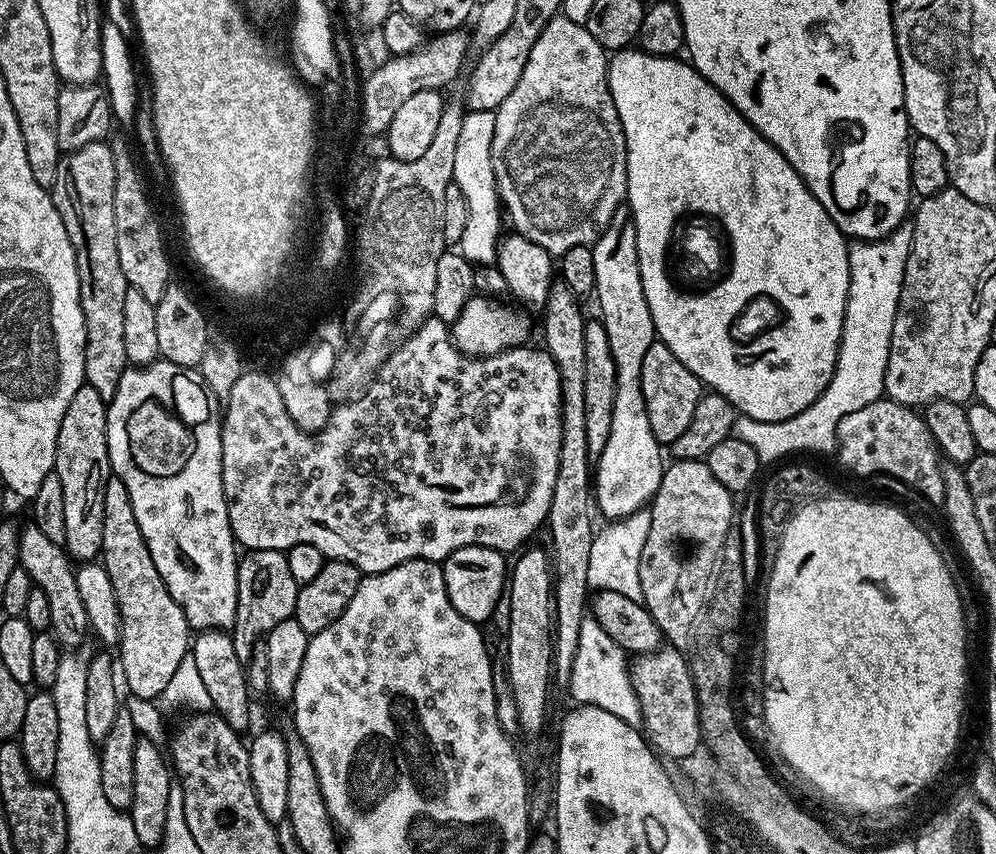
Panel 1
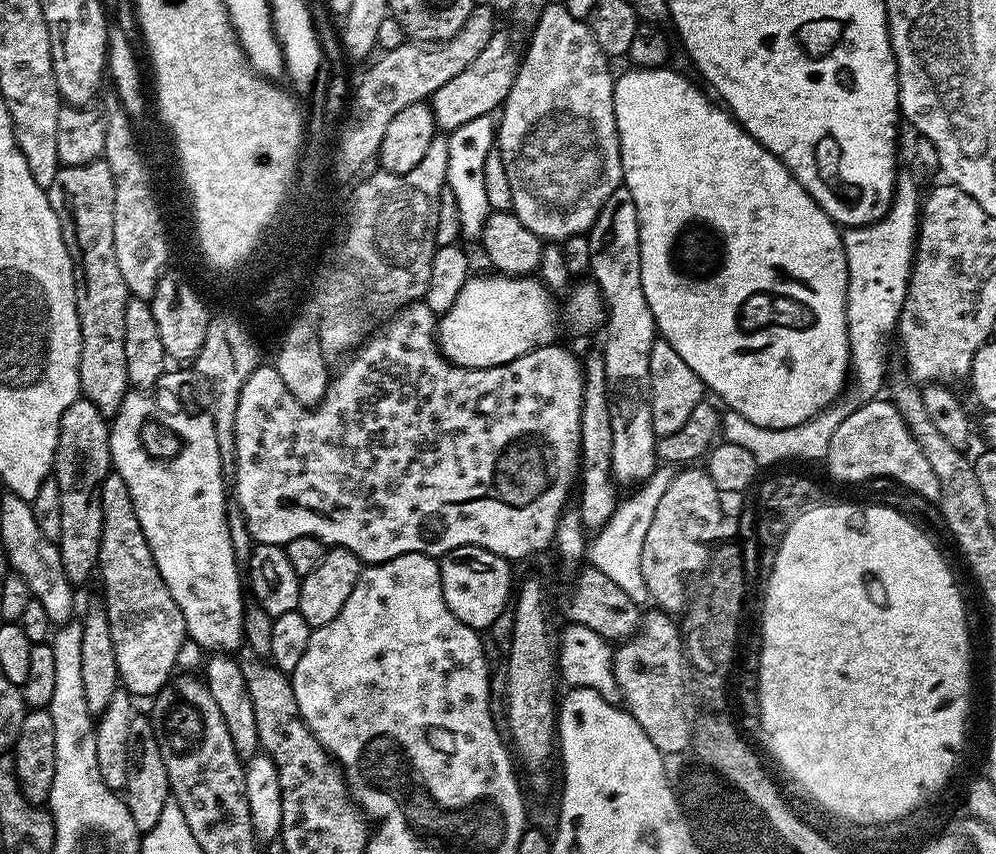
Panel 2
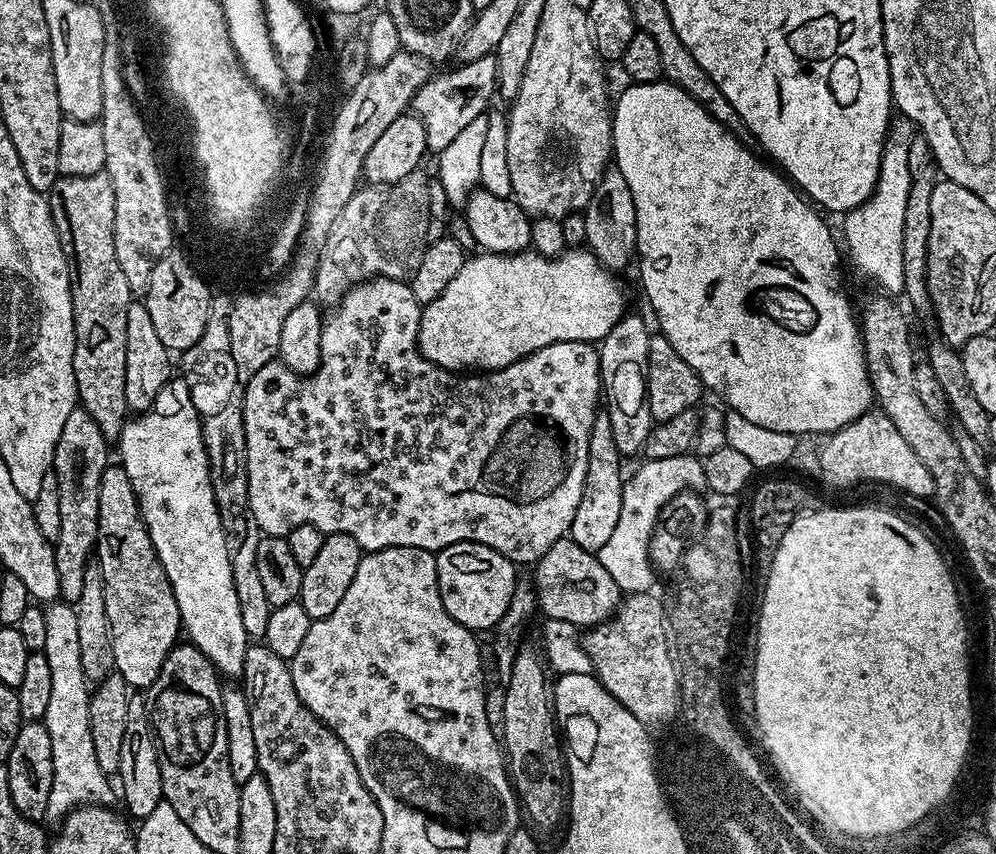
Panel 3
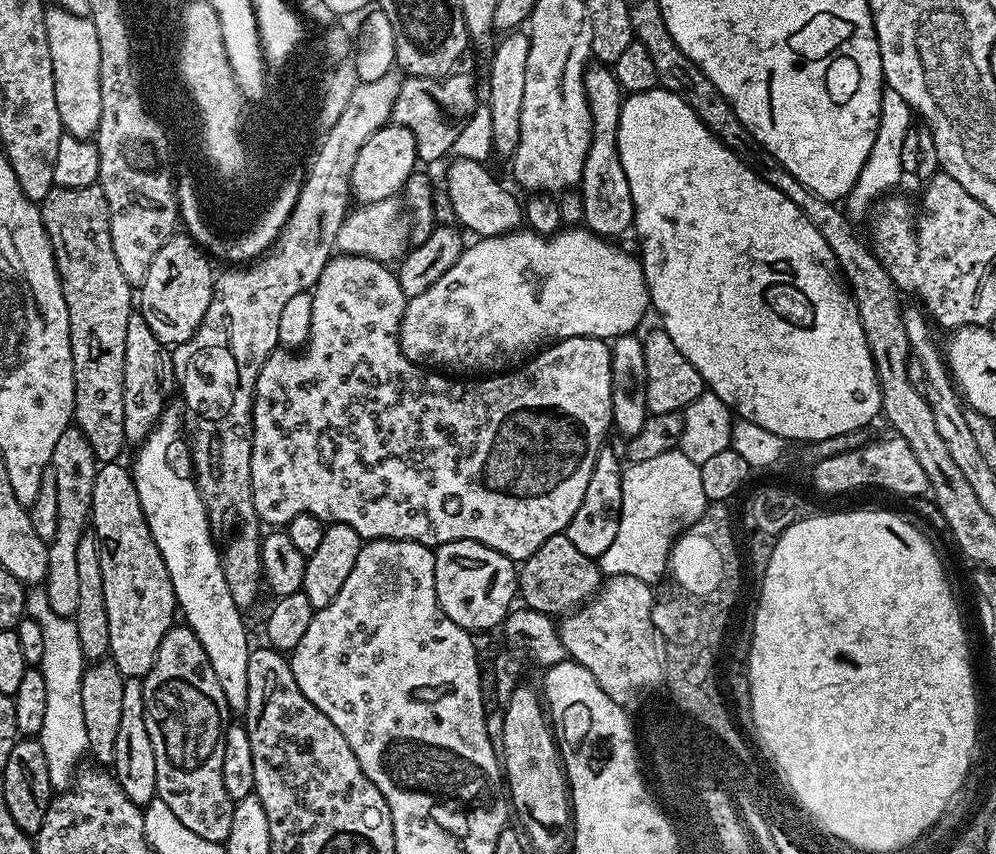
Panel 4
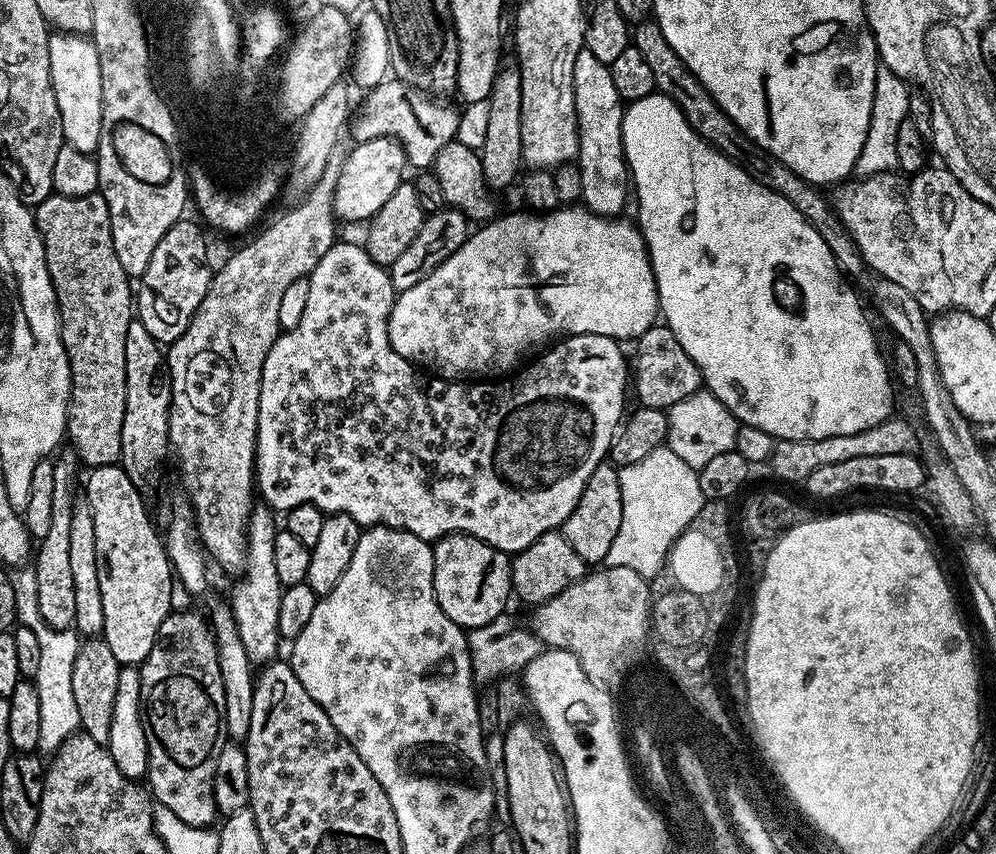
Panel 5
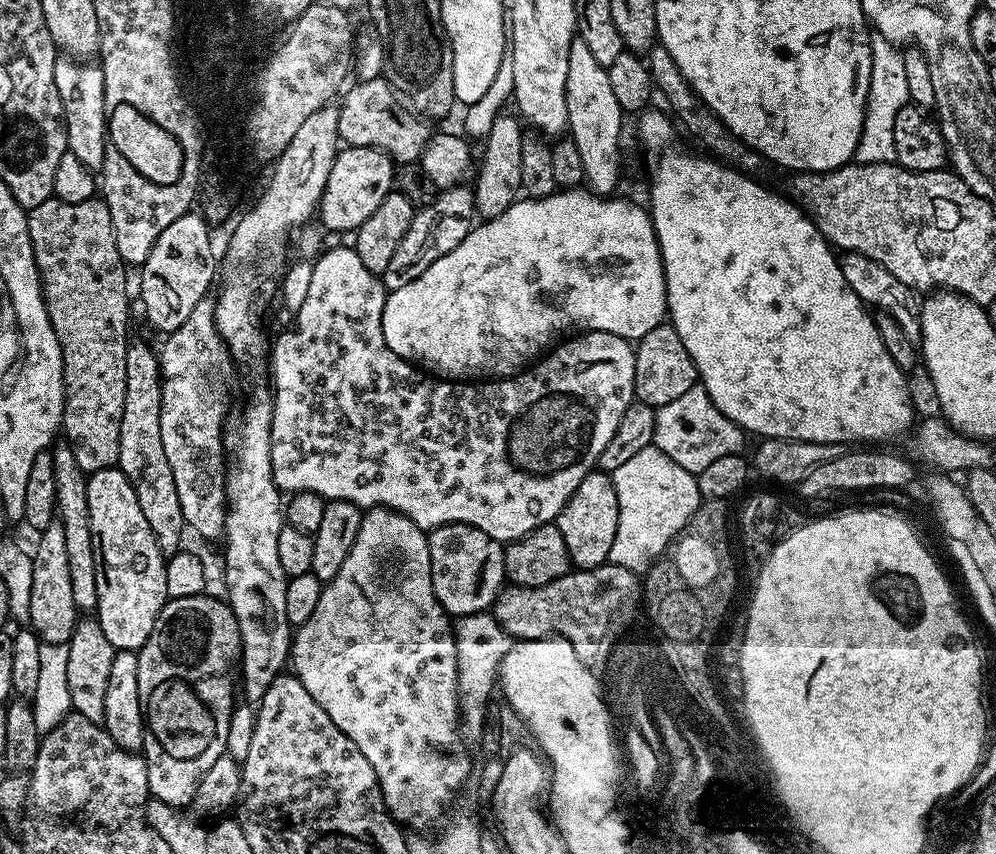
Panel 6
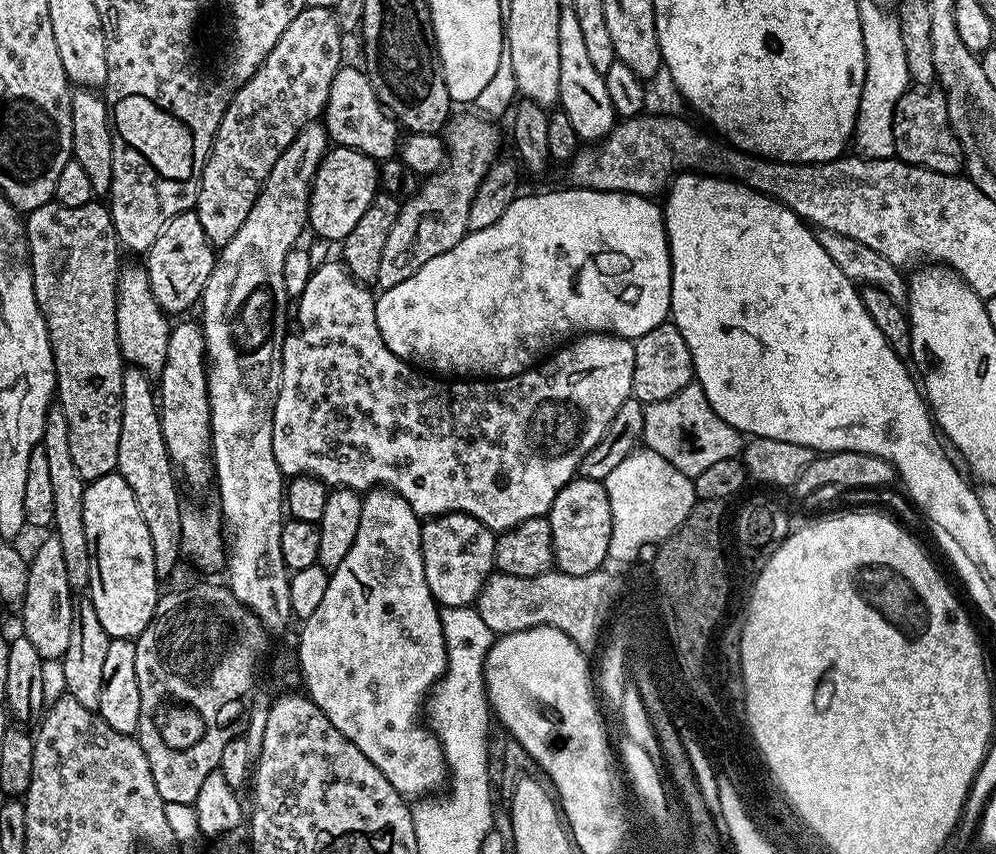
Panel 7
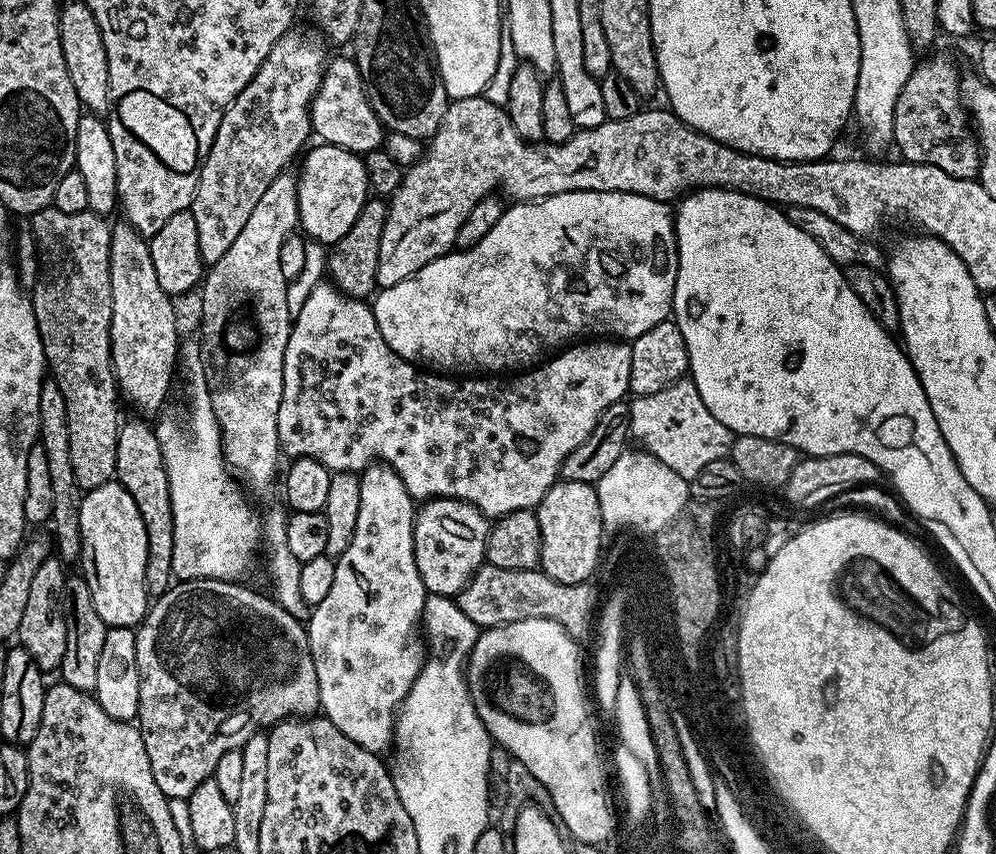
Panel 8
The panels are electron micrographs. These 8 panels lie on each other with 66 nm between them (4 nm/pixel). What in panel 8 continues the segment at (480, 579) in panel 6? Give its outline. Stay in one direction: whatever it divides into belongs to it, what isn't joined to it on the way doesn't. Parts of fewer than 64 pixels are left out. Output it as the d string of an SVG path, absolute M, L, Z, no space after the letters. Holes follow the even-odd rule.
M433 498L419 505L414 526L414 562L418 562L418 574L424 583L425 593L453 598L459 596L461 590L470 582L470 578L480 569L481 564L485 563L489 527L489 517L464 500Z

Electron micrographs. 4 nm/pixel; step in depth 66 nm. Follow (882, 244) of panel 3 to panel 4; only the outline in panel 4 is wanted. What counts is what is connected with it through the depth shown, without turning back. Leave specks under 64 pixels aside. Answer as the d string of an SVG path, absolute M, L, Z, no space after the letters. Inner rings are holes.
M885 87L880 99L880 117L878 118L878 130L874 134L874 146L870 146L870 158L866 158L866 166L862 166L862 174L858 176L858 182L846 197L847 211L853 217L862 215L872 203L875 205L881 197L891 193L895 189L892 187L899 182L900 176L905 175L902 166L903 142L906 134L913 131L912 120L914 121L914 113L912 107L906 102L906 98L902 98L898 90Z

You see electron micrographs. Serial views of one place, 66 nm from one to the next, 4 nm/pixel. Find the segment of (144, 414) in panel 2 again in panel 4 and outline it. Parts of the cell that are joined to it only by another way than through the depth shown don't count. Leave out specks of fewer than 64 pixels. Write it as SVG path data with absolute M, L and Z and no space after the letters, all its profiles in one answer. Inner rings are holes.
M165 411L160 423L152 429L144 443L135 449L136 461L130 464L132 481L138 490L140 505L148 523L150 534L166 562L166 570L170 574L170 582L174 586L176 603L182 616L185 616L187 627L202 642L206 650L206 658L210 658L210 666L214 666L214 675L222 686L222 694L226 694L229 713L242 714L248 705L248 632L244 629L242 609L230 598L230 586L226 586L224 571L220 565L220 550L212 535L212 527L208 525L206 506L200 497L200 490L191 475L183 476L172 465L172 451L176 443L182 440L182 416L179 411Z

